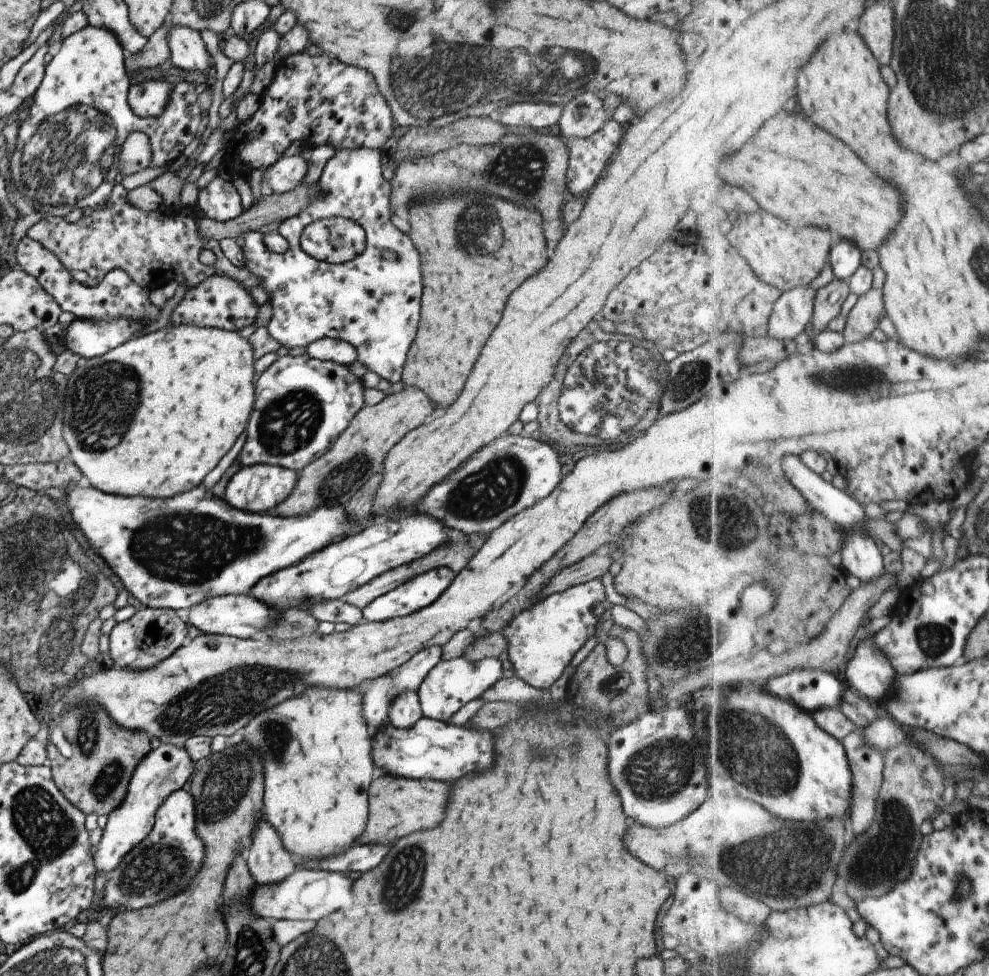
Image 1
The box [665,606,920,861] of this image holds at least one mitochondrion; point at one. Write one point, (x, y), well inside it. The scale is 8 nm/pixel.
(764, 761)

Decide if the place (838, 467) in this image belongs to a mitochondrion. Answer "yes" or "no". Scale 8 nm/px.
no

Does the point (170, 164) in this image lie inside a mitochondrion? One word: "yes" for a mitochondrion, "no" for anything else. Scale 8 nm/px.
no

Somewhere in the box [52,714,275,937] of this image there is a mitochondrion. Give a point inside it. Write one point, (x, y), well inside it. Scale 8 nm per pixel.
(153, 871)

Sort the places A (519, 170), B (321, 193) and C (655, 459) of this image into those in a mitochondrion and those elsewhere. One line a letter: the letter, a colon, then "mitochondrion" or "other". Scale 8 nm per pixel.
A: mitochondrion
B: other
C: other

